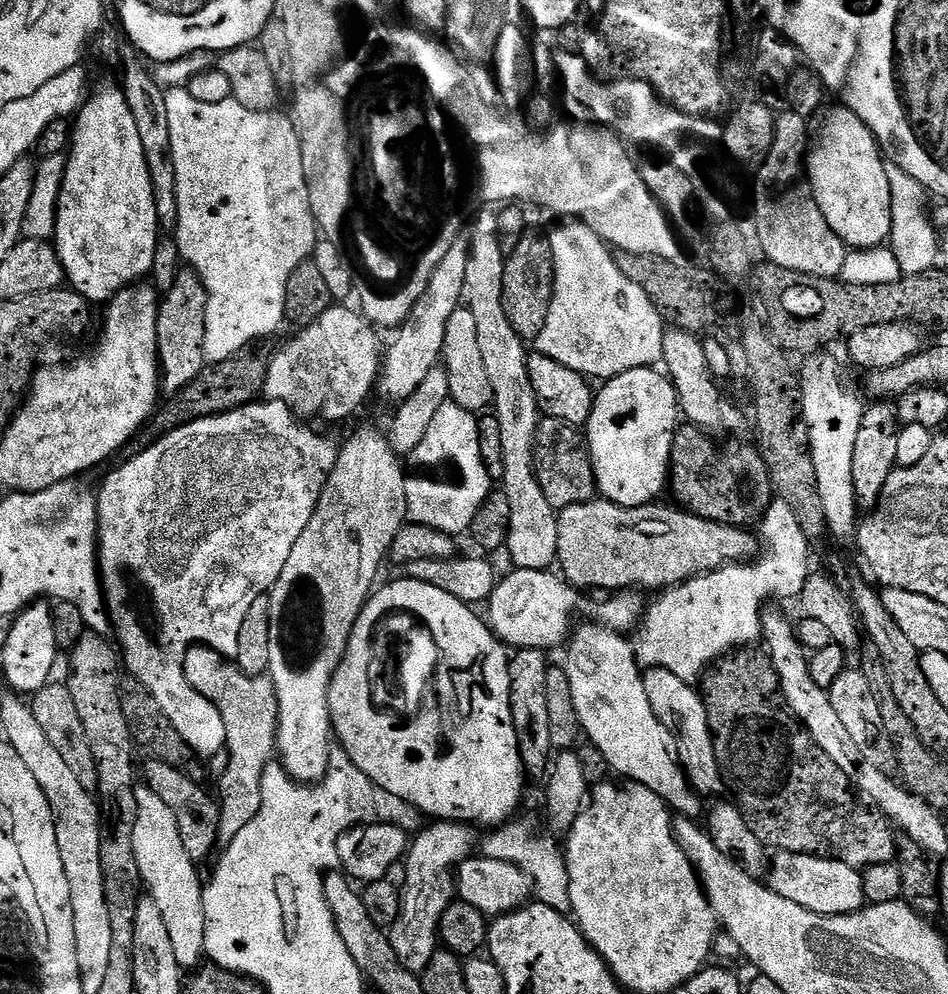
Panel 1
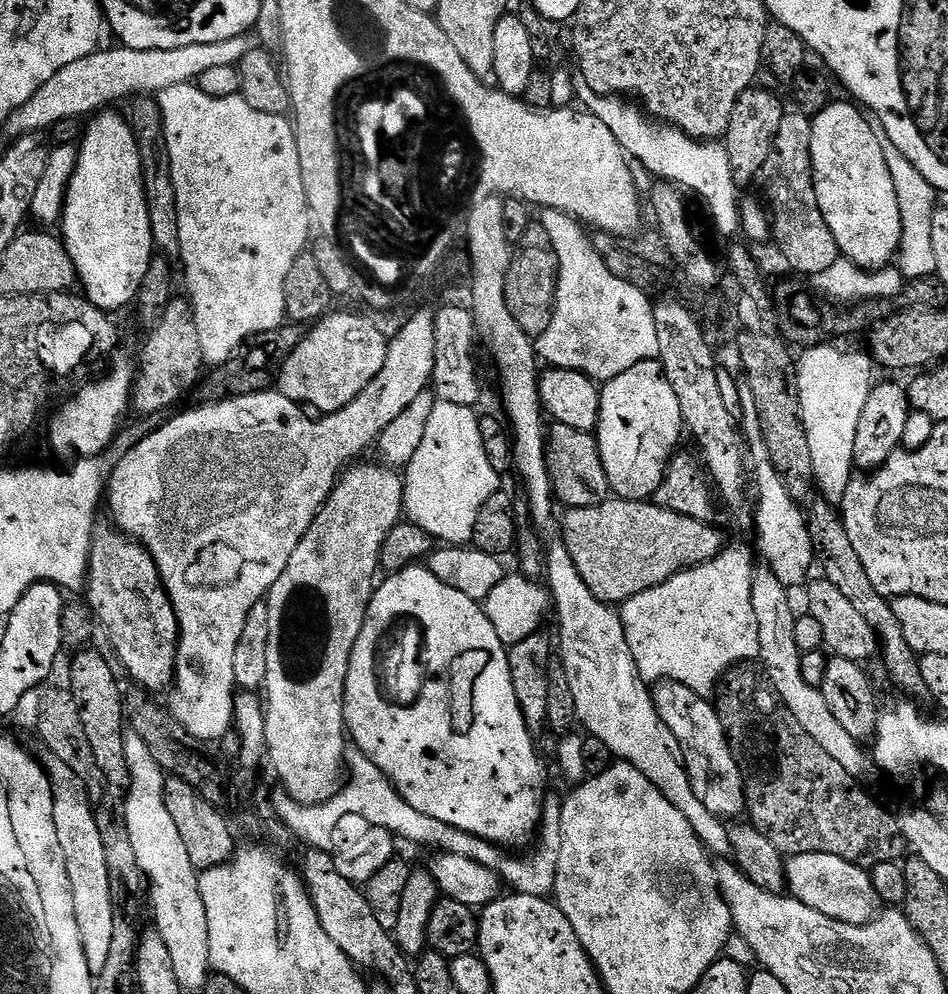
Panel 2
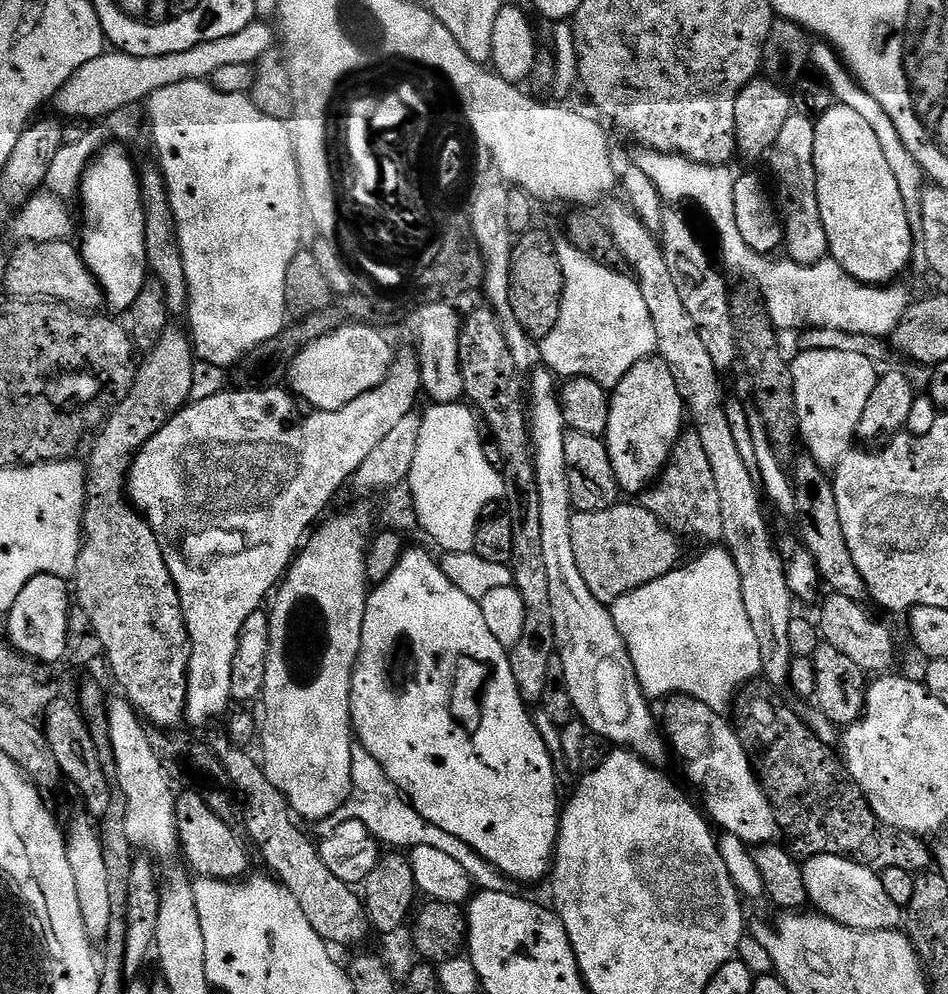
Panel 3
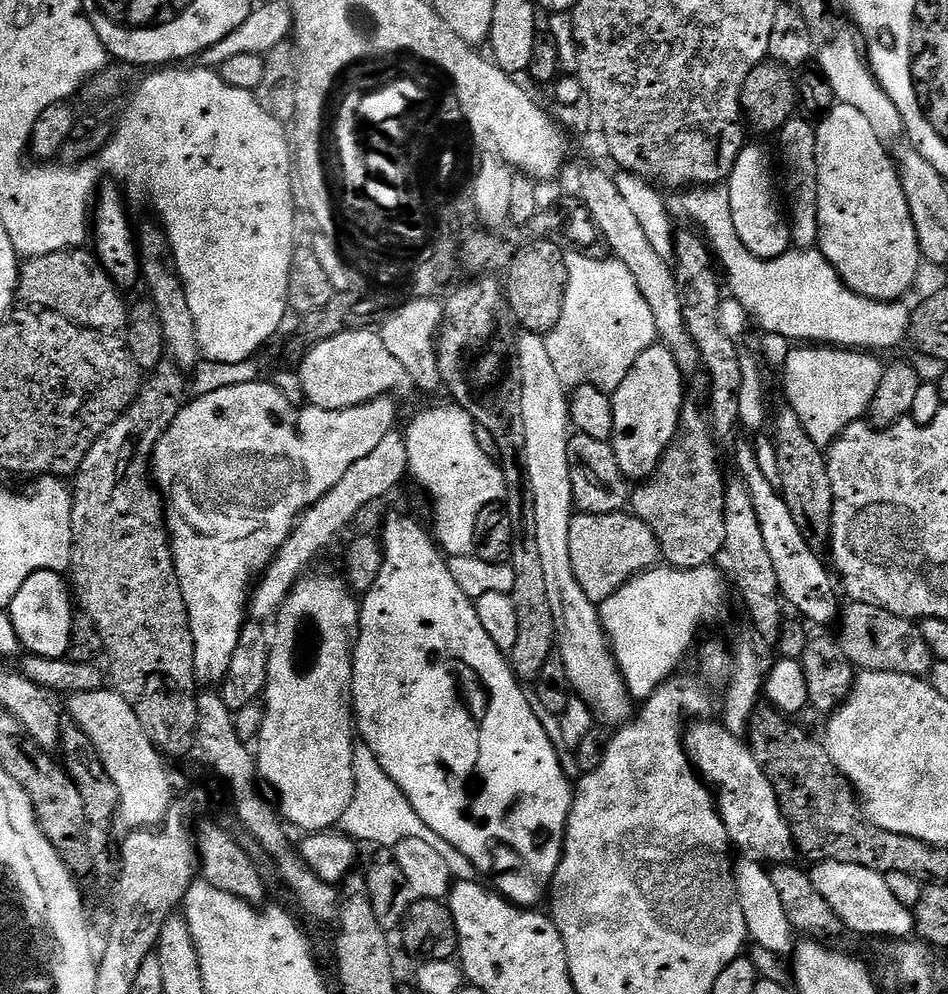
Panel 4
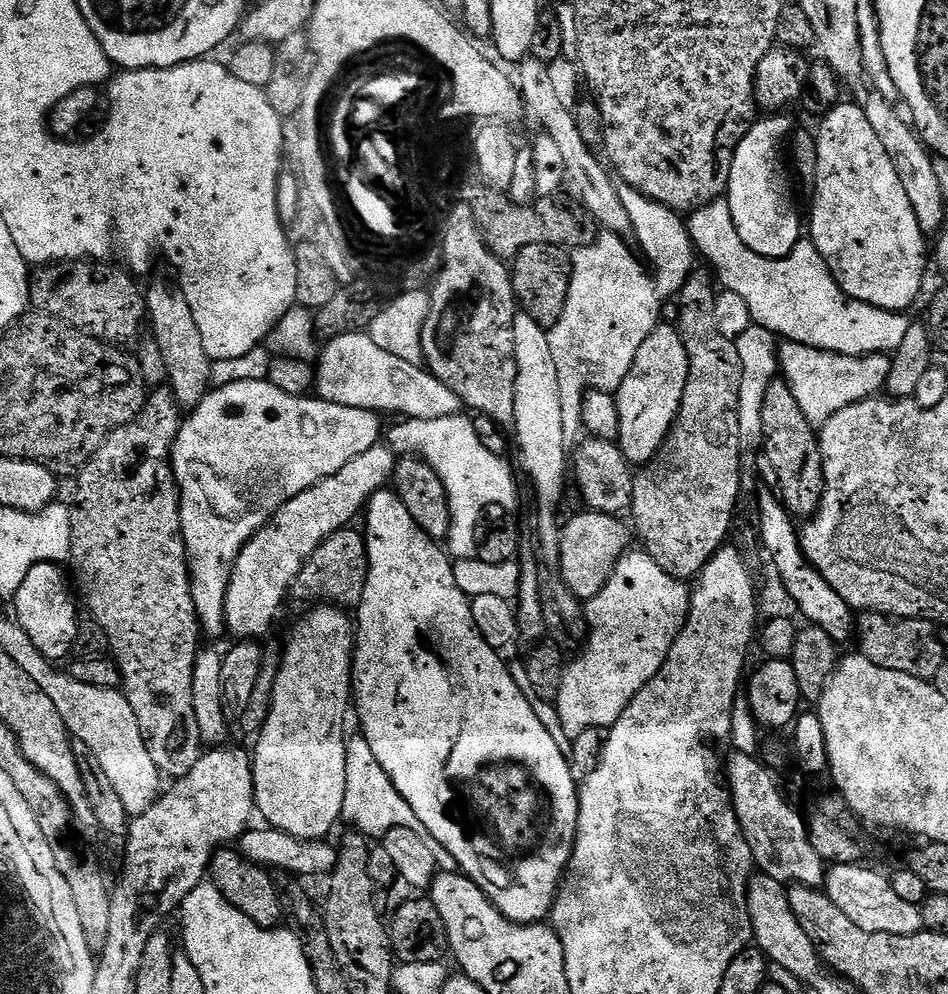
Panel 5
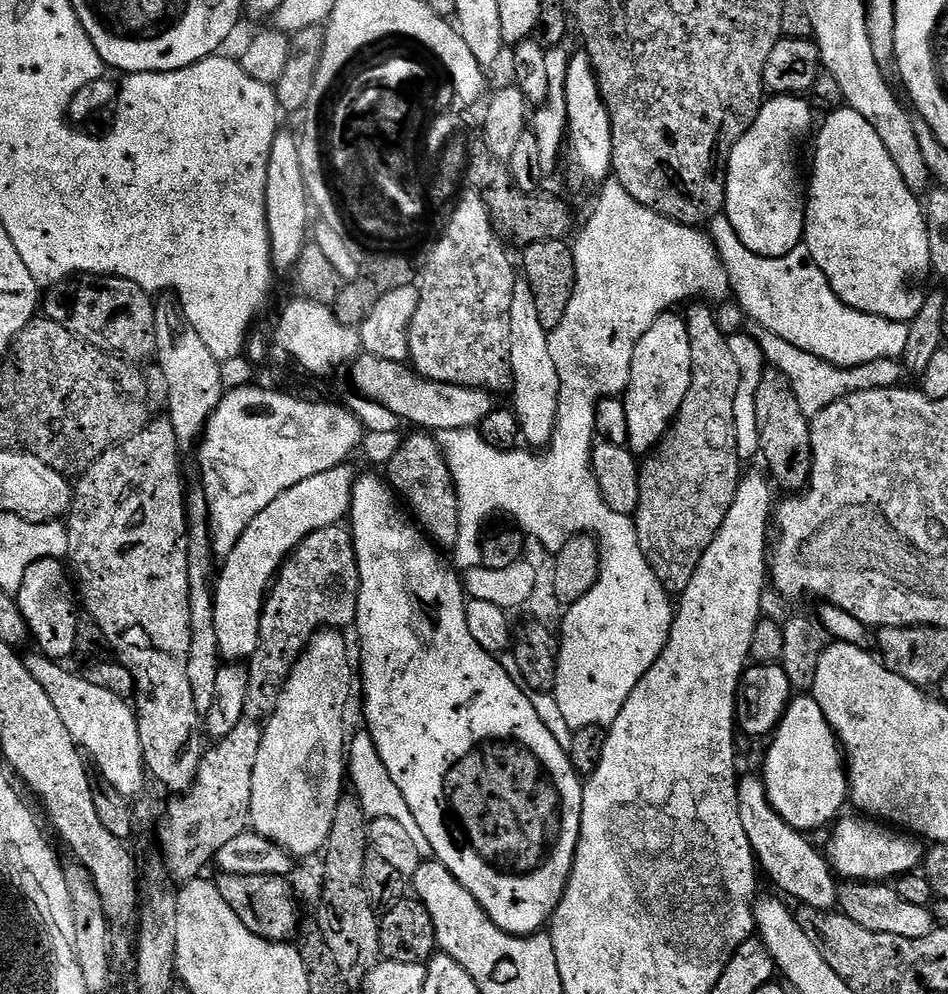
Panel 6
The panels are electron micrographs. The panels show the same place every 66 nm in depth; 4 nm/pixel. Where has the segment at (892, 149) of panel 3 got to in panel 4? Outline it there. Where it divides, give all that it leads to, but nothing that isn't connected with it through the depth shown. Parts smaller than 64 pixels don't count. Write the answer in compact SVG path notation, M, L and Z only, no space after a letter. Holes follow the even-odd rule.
M838 38L835 42L826 45L823 43L819 47L816 55L817 62L821 75L825 76L830 82L830 86L833 87L837 103L862 111L862 114L869 119L870 126L873 127L874 134L877 135L879 141L885 146L892 146L892 143L903 139L905 135L904 123L901 120L901 115L898 114L898 108L882 90L861 49L859 52L856 47L850 46L848 39Z

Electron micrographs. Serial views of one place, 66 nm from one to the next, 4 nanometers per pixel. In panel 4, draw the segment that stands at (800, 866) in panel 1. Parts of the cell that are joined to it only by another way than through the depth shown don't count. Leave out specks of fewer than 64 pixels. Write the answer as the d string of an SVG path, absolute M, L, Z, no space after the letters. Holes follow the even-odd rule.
M821 860L815 865L816 869L811 869L810 875L814 882L814 890L826 898L830 904L830 910L838 914L841 925L852 932L857 932L860 936L892 936L888 938L908 938L914 932L914 912L913 909L902 906L902 902L897 902L894 894L886 887L883 875L874 870L866 870L866 866L850 866L846 862L834 862L833 860Z

